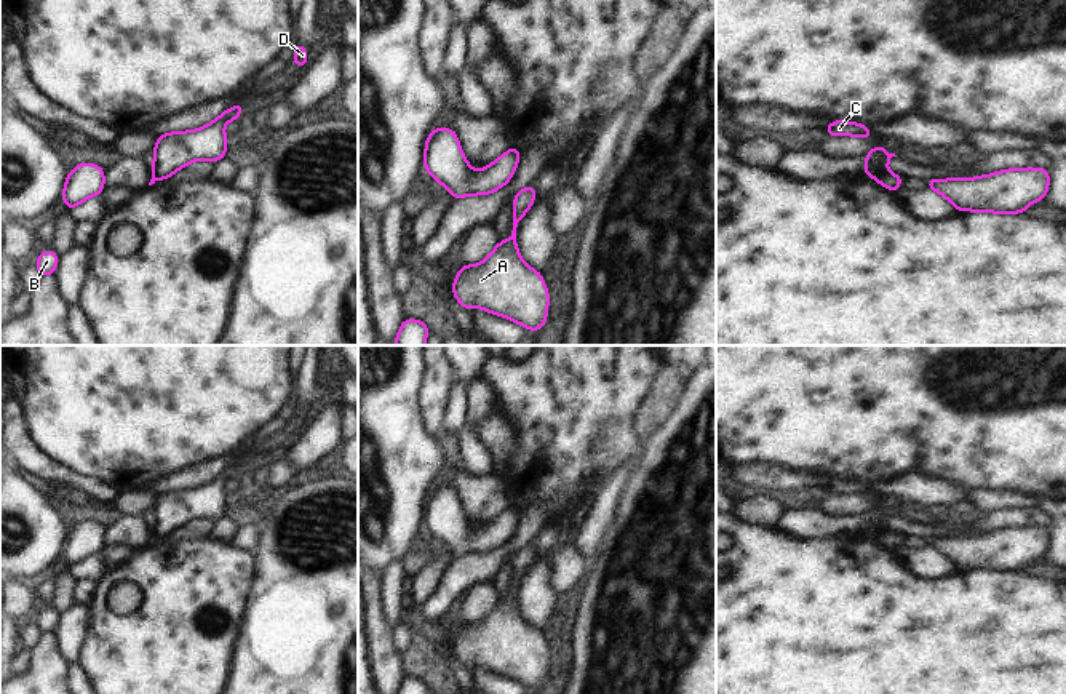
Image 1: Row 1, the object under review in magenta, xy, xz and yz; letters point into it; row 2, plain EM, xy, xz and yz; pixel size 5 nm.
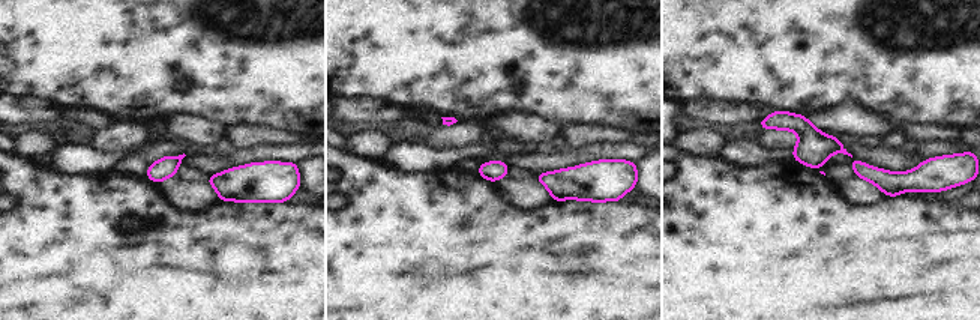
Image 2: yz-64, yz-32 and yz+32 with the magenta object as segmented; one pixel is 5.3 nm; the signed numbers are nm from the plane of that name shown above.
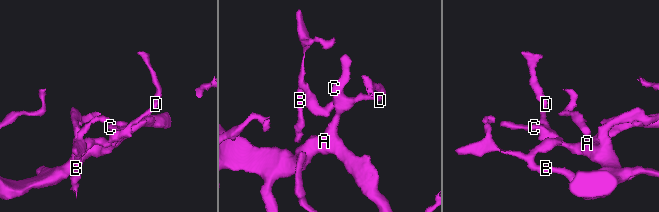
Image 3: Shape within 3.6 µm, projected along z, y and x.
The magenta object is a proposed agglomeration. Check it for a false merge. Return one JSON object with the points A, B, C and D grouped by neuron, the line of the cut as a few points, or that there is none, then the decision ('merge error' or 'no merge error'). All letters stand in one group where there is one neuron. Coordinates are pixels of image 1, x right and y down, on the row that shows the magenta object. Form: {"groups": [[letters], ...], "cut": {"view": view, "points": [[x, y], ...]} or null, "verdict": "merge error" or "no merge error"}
{"groups": [["A", "C", "D"], ["B"]], "cut": {"view": "yz", "points": [[887, 173], [878, 179]]}, "verdict": "merge error"}

